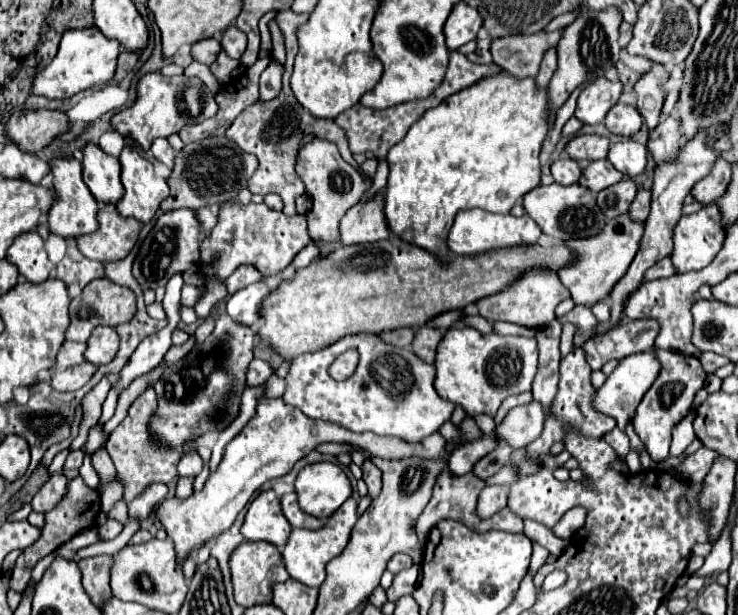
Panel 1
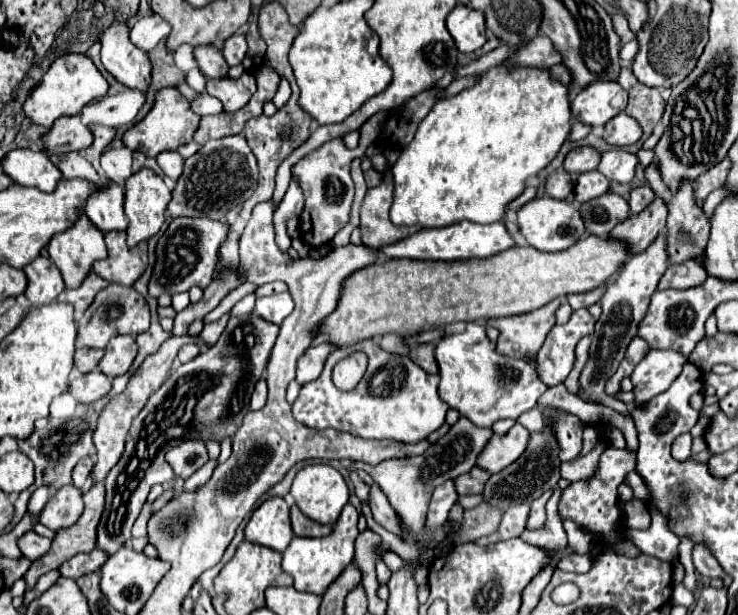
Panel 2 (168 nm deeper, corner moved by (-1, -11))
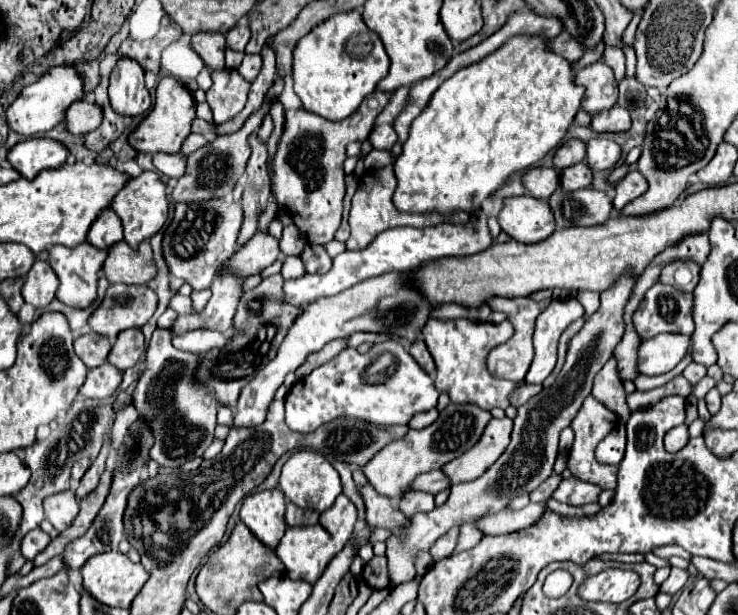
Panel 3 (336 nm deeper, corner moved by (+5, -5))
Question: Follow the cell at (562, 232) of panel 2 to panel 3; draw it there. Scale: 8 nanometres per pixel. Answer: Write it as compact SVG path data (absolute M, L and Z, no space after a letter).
M529 195L503 199L497 221L509 237L521 243L543 241L555 231L549 205Z

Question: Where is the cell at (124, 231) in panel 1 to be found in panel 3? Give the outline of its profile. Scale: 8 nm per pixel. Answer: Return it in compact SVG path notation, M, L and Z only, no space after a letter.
M119 241L109 249L103 265L103 273L109 283L125 285L145 285L157 275L157 265L153 261L153 249L149 241L143 241L139 249L131 249L125 241Z

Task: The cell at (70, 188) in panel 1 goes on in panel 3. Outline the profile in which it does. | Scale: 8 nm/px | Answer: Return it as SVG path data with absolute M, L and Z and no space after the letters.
M89 243L77 245L77 249L65 249L63 245L55 245L49 249L49 265L59 277L59 291L57 299L73 309L87 309L97 299L97 281L99 271L103 267L107 253L101 253L101 249L93 249Z

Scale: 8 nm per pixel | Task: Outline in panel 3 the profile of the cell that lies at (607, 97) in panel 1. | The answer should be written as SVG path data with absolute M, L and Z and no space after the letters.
M597 61L597 63L581 69L577 73L575 81L585 87L581 107L587 113L595 115L595 113L599 113L603 109L611 109L615 105L617 81L613 77L613 69L609 65L605 65L603 61Z

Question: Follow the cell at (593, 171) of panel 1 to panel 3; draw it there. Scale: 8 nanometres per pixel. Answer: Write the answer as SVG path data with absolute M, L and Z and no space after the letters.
M583 161L577 163L577 165L571 165L567 169L563 169L561 177L559 177L559 183L561 183L563 191L585 189L585 187L591 185L591 181L593 181L593 171Z

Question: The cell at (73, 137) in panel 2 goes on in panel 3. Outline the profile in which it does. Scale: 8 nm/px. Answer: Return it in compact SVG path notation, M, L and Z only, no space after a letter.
M79 99L67 109L65 123L67 123L69 133L83 137L89 131L97 129L101 125L101 119L103 119L103 109L93 99L91 103L85 99Z

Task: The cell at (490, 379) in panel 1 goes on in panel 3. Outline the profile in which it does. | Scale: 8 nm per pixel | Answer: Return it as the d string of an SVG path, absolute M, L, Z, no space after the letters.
M429 319L427 325L423 327L423 339L427 343L427 349L437 365L437 377L435 377L435 385L439 391L447 391L453 403L477 403L481 409L489 411L493 407L509 407L509 395L511 391L517 387L517 383L513 381L505 381L505 379L497 379L487 371L485 359L489 355L489 351L493 347L497 347L497 341L507 341L513 335L513 325L509 321L503 321L499 325L495 323L473 323L469 319Z

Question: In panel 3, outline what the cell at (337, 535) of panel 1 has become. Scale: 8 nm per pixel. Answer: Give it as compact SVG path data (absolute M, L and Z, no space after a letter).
M339 495L337 501L333 503L333 507L321 515L317 525L287 527L283 539L279 541L279 545L275 549L277 557L283 561L283 565L287 569L287 575L291 579L303 579L303 581L315 583L317 577L321 577L321 573L329 565L329 561L345 547L345 541L353 533L355 521L357 521L355 505L345 495Z

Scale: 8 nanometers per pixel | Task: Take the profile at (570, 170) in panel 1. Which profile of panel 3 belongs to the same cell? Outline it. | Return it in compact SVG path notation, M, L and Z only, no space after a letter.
M533 167L521 177L523 187L537 199L547 199L559 187L559 175L553 167Z

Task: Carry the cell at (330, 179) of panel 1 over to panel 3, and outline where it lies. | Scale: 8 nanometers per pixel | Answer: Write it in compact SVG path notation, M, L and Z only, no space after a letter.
M375 91L361 103L361 109L345 121L327 121L321 115L305 109L287 111L283 135L271 161L271 189L279 207L291 213L297 229L309 243L325 245L333 241L335 231L341 225L343 197L345 197L345 173L343 161L347 159L345 147L351 141L365 141L373 129L375 117L385 109L391 99L391 91Z

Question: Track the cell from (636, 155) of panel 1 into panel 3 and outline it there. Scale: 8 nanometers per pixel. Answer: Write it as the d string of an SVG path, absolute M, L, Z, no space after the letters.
M591 139L587 141L585 161L593 171L613 169L621 161L621 147L609 139Z

